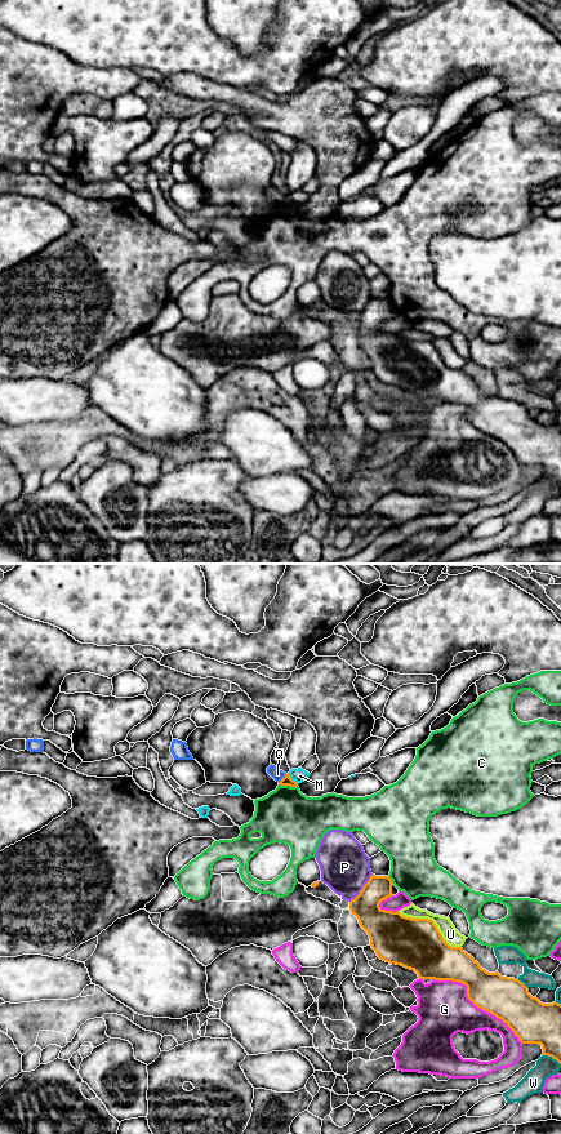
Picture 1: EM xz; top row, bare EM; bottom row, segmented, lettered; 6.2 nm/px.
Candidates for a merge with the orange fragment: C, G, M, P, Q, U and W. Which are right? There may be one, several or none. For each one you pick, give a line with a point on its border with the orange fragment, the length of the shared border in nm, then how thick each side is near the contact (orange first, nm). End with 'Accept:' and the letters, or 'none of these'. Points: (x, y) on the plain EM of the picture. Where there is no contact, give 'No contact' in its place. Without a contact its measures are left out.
Accept: none of these

